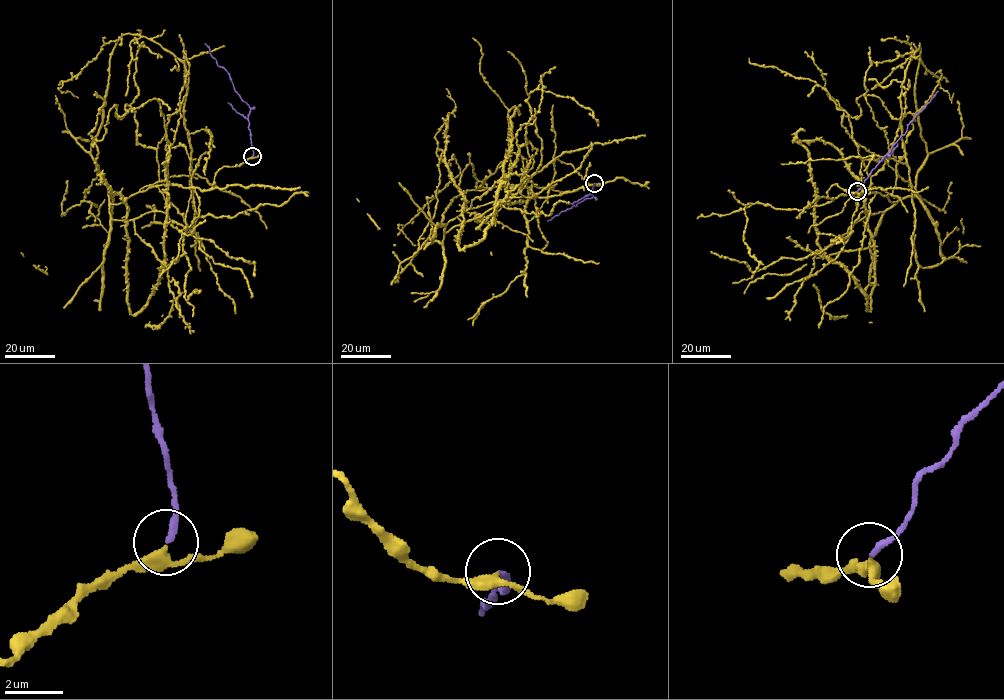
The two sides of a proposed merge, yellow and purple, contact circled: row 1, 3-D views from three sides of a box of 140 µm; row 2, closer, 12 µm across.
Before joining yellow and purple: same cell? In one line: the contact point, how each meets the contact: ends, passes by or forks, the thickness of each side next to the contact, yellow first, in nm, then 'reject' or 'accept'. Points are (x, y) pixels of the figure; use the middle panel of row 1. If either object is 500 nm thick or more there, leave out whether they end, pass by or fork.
place (594, 183); yellow passes by; purple ends; calibres 280 and 200 nm; reject

